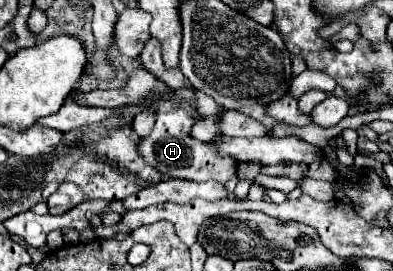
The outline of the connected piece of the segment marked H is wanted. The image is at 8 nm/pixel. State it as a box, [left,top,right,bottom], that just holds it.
[138,103,236,183]

